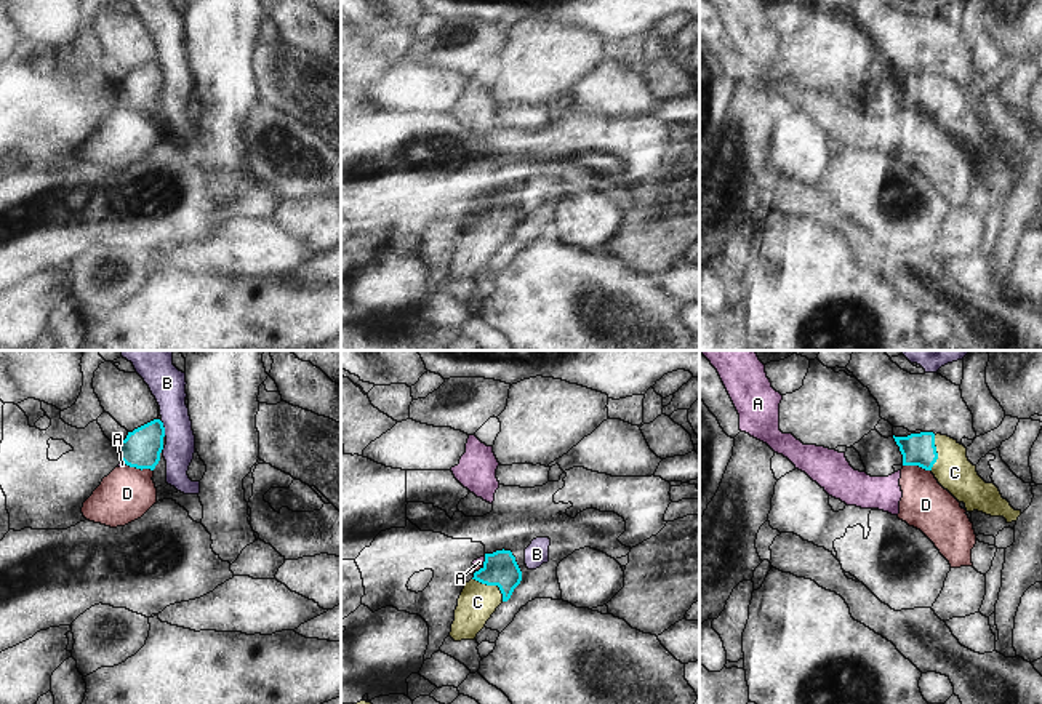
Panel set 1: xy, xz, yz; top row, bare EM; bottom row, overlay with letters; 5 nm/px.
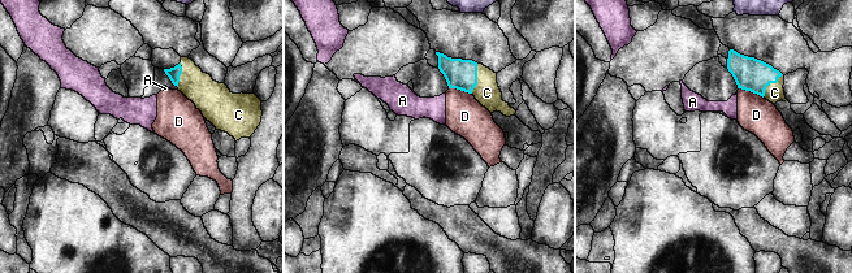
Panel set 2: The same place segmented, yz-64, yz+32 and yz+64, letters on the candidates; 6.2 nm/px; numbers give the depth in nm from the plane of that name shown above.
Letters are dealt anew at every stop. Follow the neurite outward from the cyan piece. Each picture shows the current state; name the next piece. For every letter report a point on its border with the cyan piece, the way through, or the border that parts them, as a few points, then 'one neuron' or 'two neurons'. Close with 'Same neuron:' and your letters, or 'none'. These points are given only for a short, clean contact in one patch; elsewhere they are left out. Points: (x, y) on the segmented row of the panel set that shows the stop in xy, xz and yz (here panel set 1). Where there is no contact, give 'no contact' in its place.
A: contact xz (485, 560); border xz (485, 556), (482, 564); two neurons
B: contact xy (164, 429); border xy (160, 421), (165, 436); two neurons
C: contact xz (492, 584); way xz (500, 568), (500, 576), (492, 584), (477, 602); one neuron
D: contact yz (917, 464); border yz (903, 464), (917, 464), (930, 471); two neurons
Same neuron: C

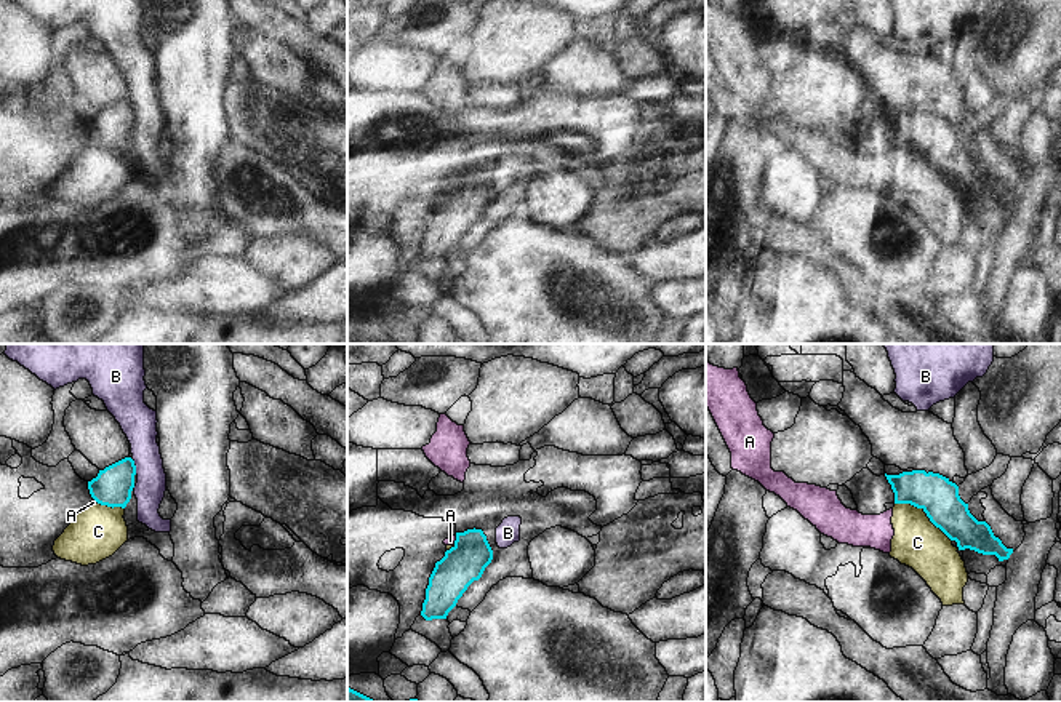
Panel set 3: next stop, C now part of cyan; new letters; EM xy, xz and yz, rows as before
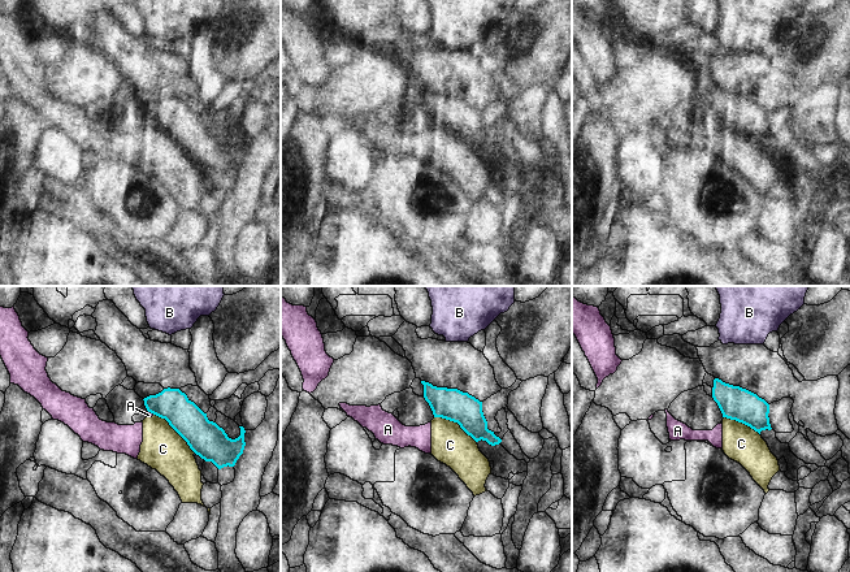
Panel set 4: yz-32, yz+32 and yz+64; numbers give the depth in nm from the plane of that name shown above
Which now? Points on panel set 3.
A: contact xz (456, 539); border xz (456, 534), (453, 542); two neurons
B: contact xy (135, 467); border xy (132, 459), (136, 474); two neurons
C: contact yz (924, 510); border yz (895, 502), (909, 502), (919, 507), (951, 541); two neurons
Same neuron: none

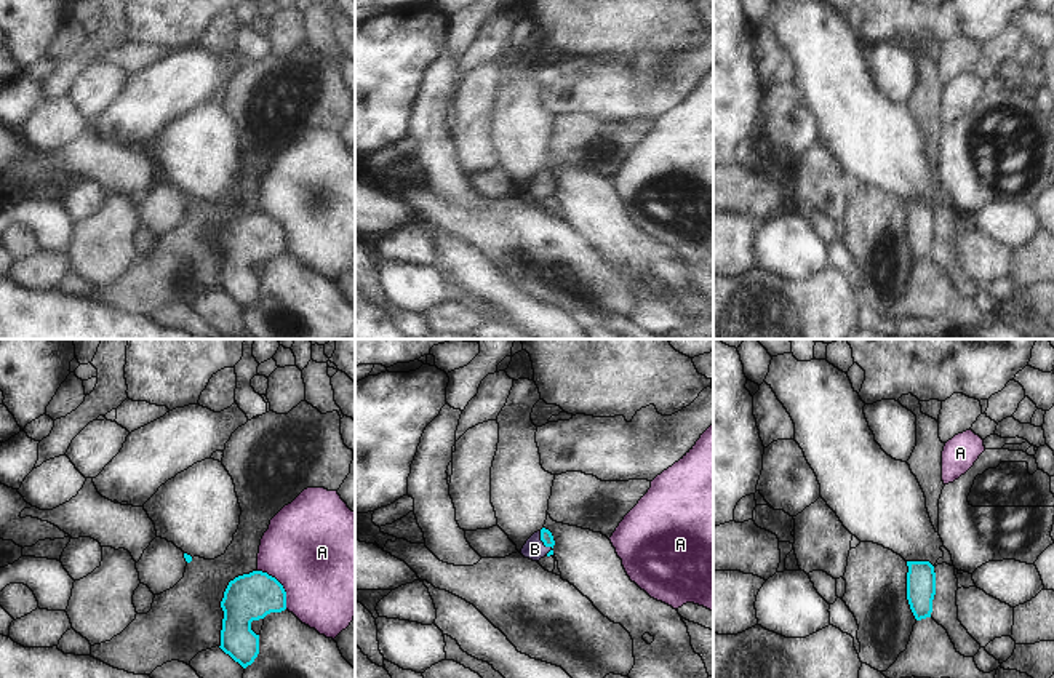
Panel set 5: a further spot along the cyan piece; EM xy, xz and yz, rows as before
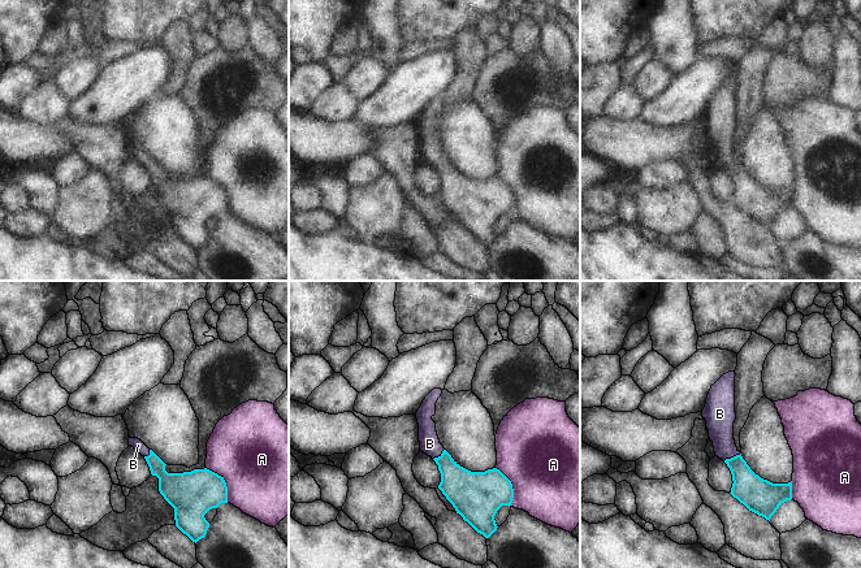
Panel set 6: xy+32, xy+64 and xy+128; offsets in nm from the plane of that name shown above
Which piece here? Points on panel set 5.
A: contact xy (282, 586); border xy (258, 570), (271, 574), (282, 586), (287, 608); two neurons
B: contact xz (544, 544); way xz (546, 536), (544, 544), (534, 549); one neuron
Same neuron: B

